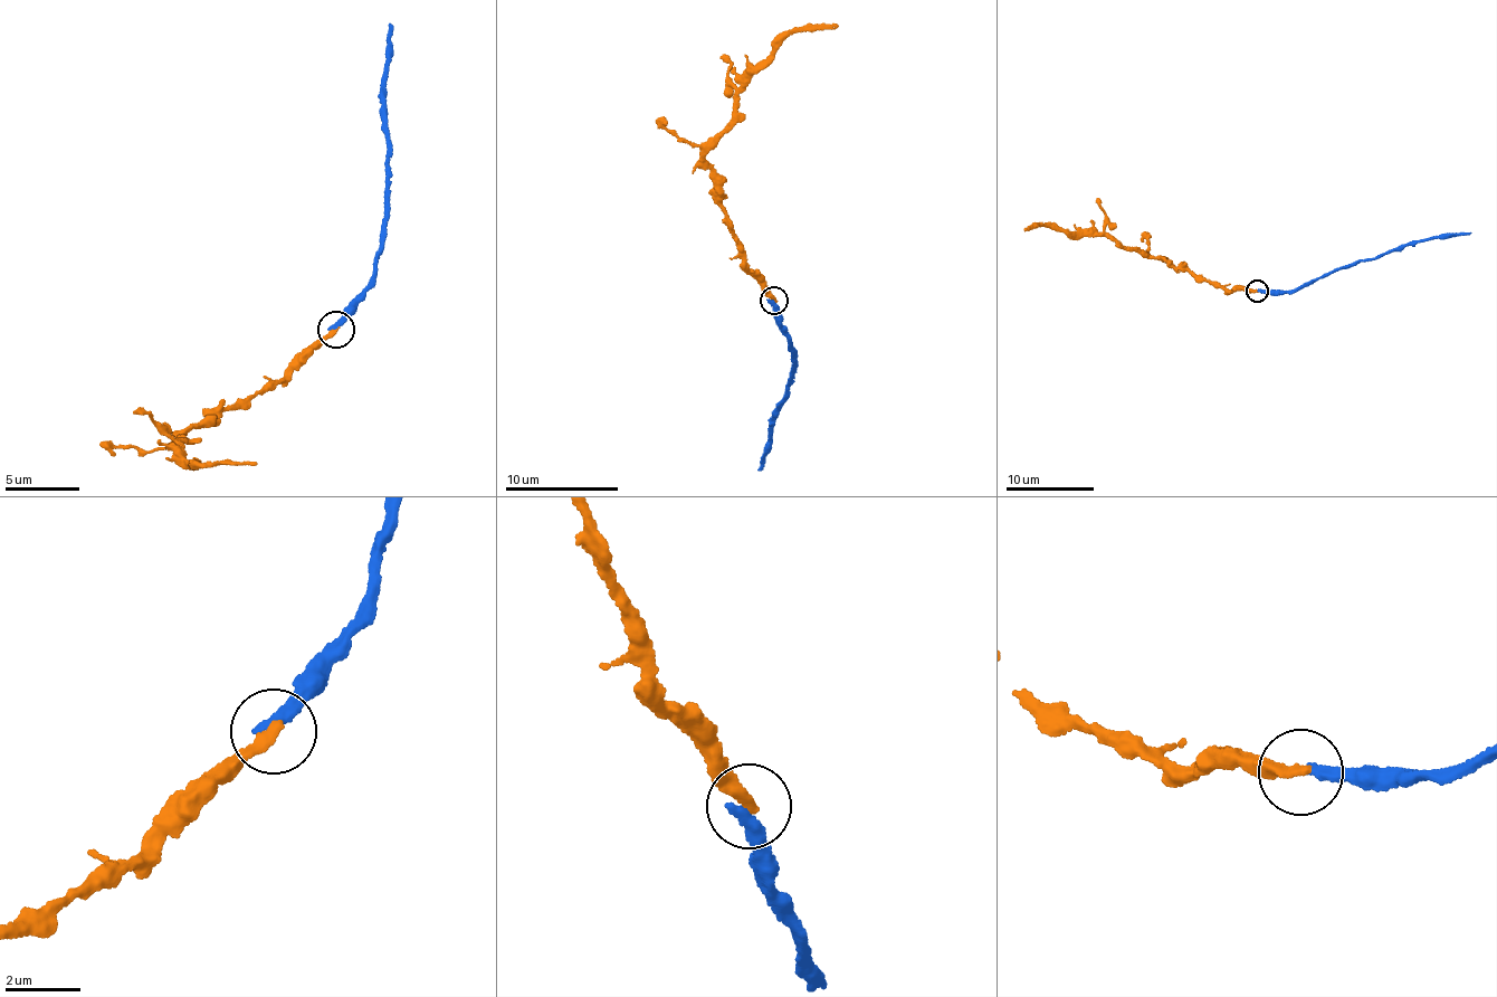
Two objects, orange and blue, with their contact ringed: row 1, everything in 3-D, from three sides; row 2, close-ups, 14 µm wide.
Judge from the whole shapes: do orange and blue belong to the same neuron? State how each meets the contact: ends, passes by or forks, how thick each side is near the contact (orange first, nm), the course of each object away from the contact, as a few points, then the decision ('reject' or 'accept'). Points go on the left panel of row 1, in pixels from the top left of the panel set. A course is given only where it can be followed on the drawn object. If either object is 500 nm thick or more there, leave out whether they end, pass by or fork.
orange ends | blue ends | 280/300 nm | orange via (334, 329), (272, 390), (222, 410), (212, 424), (173, 445), (188, 440), (174, 453), (183, 462), (255, 465) | blue via (334, 329), (362, 292), (387, 217), (385, 161), (390, 146), (382, 97), (390, 22) | reject

